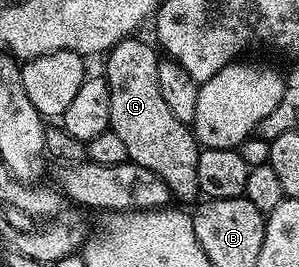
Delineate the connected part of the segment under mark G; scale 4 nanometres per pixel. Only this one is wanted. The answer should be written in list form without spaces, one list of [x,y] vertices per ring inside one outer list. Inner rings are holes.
[[[133,36],[124,38],[117,46],[107,51],[108,67],[102,71],[102,74],[110,92],[110,128],[121,138],[122,144],[126,144],[129,162],[136,162],[142,168],[150,168],[150,172],[157,174],[168,185],[173,199],[181,198],[184,202],[195,203],[201,197],[198,188],[198,156],[201,147],[189,123],[180,122],[178,116],[170,112],[166,100],[162,100],[162,92],[158,88],[158,72],[162,58],[157,47],[149,42],[143,42],[140,36]]]

